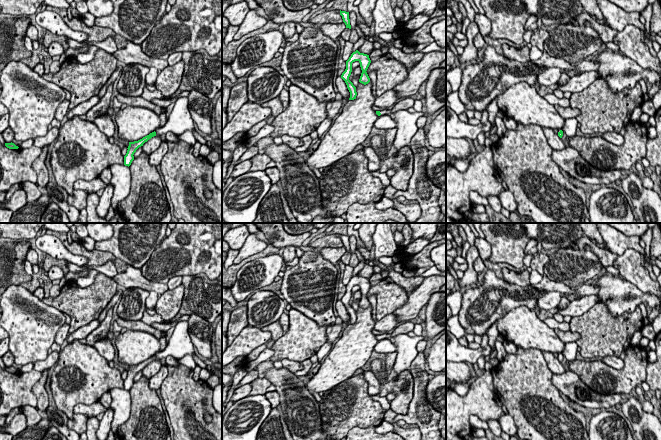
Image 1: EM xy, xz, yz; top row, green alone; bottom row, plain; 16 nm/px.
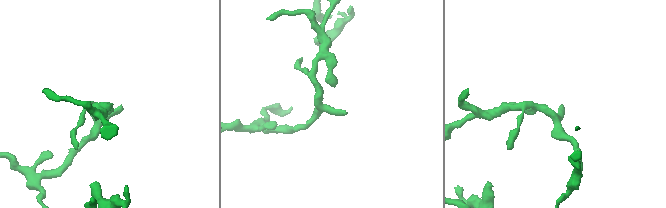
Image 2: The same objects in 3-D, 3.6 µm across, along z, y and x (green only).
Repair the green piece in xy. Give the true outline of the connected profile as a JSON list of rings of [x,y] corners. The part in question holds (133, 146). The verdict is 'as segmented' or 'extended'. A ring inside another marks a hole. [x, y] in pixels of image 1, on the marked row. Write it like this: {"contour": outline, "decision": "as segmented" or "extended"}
{"contour": [[[179,97],[178,99],[176,99],[174,103],[174,108],[170,113],[166,124],[162,128],[156,129],[154,132],[150,133],[149,135],[143,137],[138,141],[129,142],[127,153],[124,156],[124,165],[129,167],[134,160],[133,155],[136,150],[156,135],[166,134],[170,131],[179,136],[187,130],[190,132],[196,131],[188,105],[189,104],[187,97]]], "decision": "extended"}

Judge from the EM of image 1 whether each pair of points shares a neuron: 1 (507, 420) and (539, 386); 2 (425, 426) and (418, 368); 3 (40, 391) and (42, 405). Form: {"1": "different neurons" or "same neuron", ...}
{"1": "different neurons", "2": "same neuron", "3": "same neuron"}

